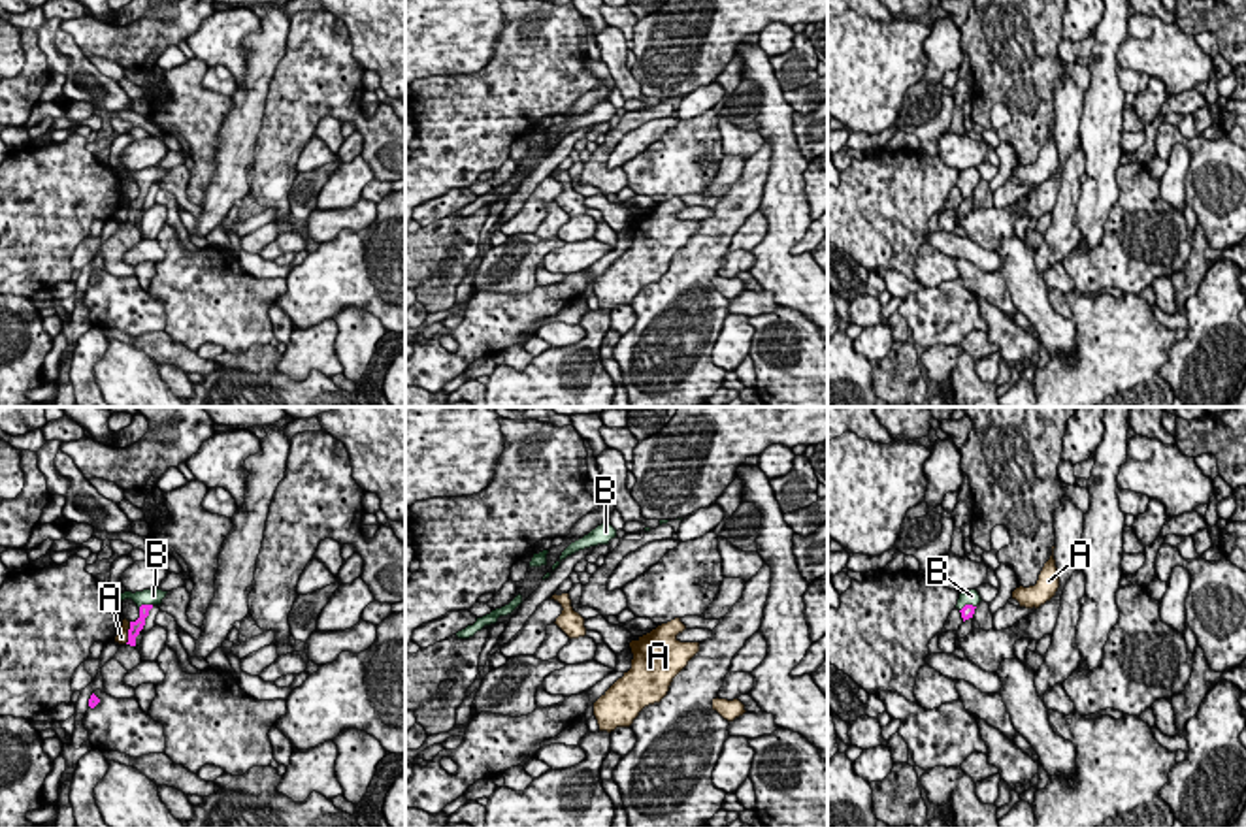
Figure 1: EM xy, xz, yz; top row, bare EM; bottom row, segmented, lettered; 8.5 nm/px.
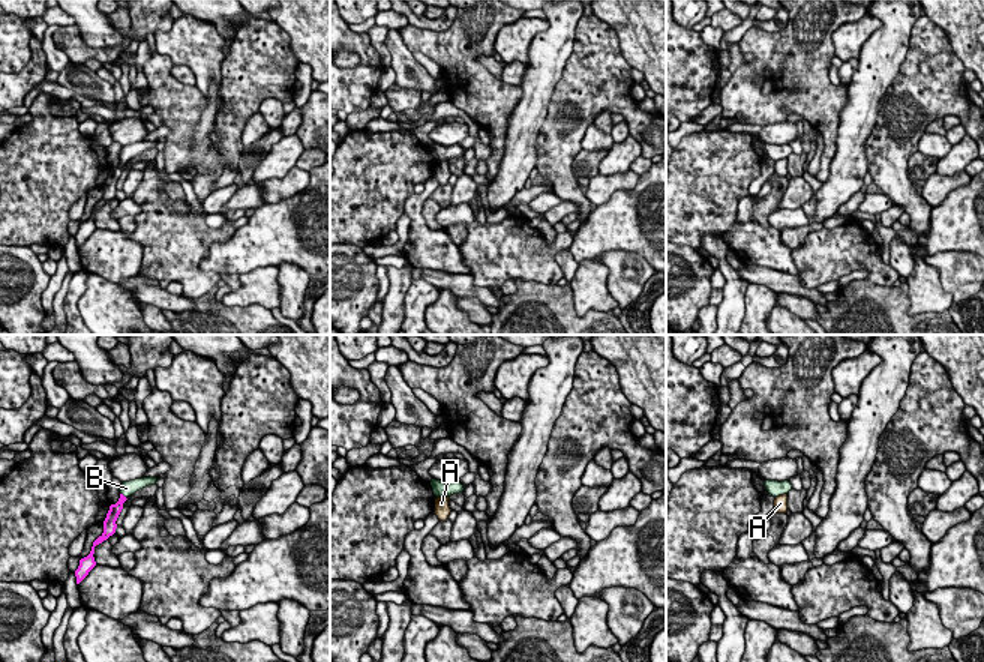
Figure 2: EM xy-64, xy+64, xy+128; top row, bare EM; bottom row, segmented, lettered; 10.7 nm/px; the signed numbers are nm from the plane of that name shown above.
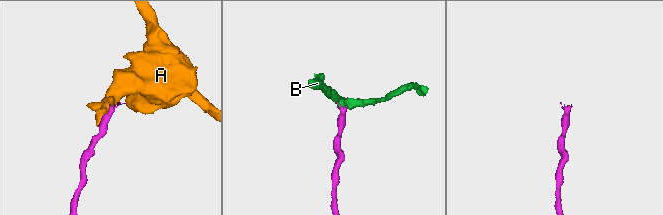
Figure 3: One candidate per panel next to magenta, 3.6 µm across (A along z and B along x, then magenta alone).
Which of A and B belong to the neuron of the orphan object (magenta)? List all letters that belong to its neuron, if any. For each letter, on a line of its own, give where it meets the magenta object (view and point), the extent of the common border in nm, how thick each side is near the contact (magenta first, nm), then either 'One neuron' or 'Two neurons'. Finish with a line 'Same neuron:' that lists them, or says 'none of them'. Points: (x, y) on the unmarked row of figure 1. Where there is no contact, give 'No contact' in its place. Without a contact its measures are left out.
A: Touches magenta at xy (129, 211). Shared border 200 nm. Thickness 100 nm (magenta) against 100 nm. Two neurons
B: Touches magenta at xy (144, 183). Shared border 130 nm. Thickness 100 nm (magenta) against 140 nm. One neuron
Same neuron: B

